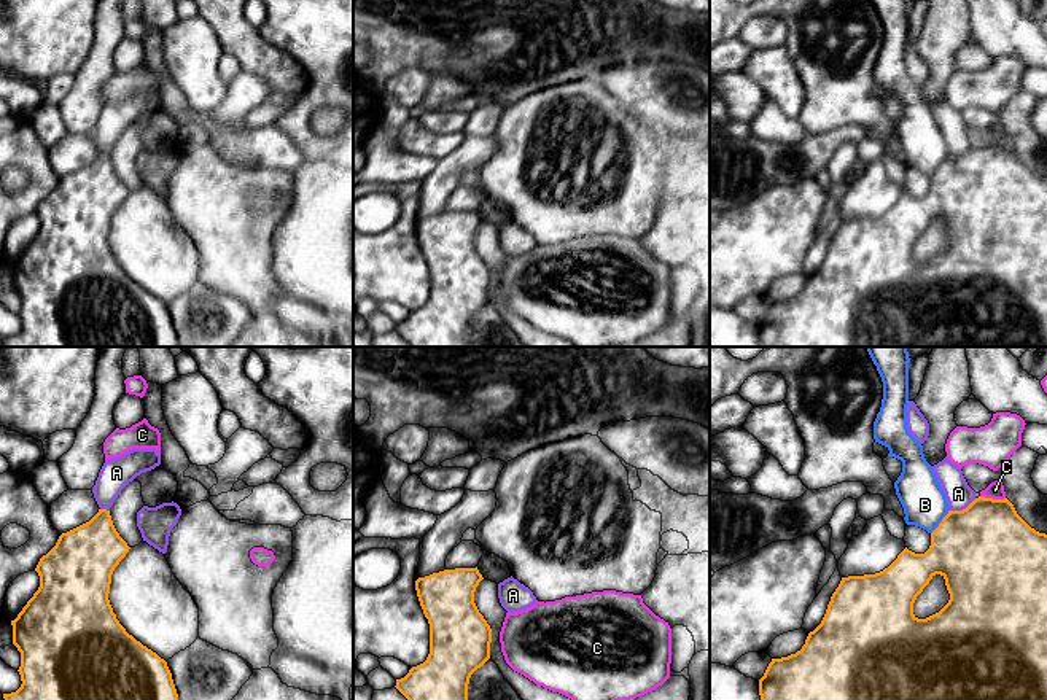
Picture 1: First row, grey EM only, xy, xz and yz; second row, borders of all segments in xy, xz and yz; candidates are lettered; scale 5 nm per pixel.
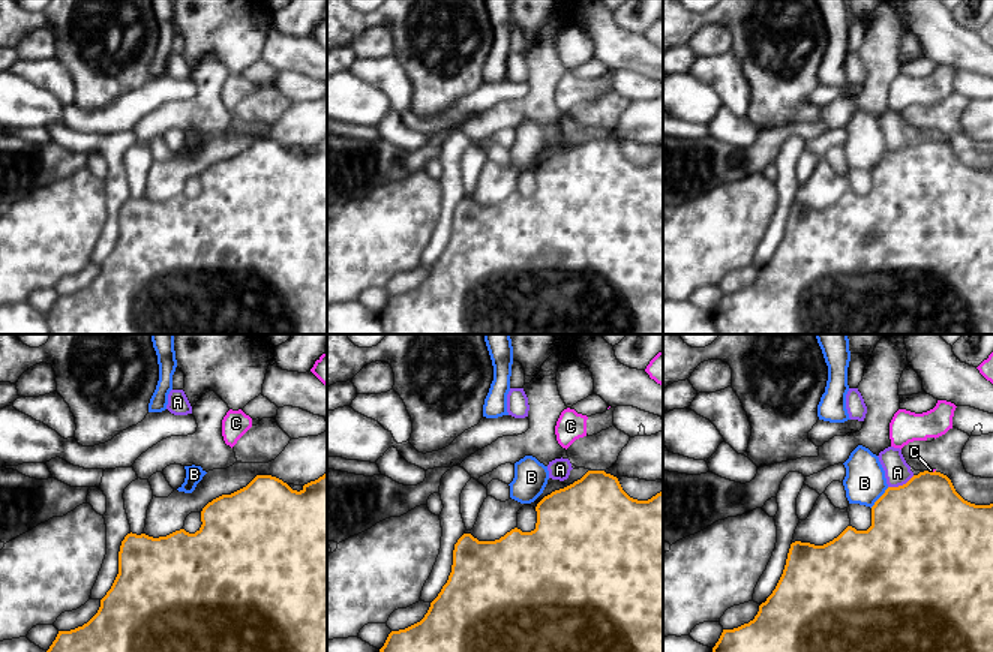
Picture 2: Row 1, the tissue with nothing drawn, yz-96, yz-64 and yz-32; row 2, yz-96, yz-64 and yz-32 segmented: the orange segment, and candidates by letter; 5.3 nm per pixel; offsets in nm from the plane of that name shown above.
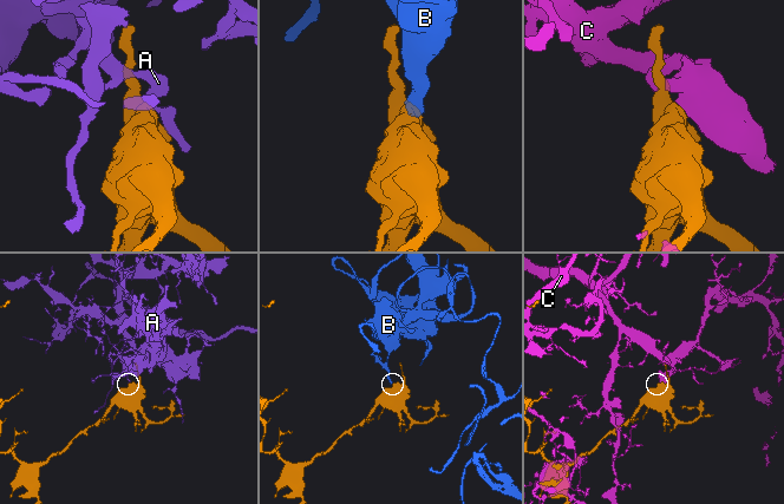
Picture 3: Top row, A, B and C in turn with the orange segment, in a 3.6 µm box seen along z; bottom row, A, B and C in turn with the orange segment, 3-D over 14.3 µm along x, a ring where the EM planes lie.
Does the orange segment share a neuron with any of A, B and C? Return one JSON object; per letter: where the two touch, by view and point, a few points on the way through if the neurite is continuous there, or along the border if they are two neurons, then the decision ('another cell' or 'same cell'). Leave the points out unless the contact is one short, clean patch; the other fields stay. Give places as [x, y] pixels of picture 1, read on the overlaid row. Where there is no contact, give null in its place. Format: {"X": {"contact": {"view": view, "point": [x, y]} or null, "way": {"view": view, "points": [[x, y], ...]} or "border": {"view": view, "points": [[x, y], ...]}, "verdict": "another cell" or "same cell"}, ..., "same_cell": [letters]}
{"A": {"contact": {"view": "yz", "point": [963, 509]}, "border": {"view": "yz", "points": [[976, 498], [965, 508], [950, 511]]}, "verdict": "another cell"}, "B": {"contact": {"view": "yz", "point": [941, 522]}, "border": {"view": "yz", "points": [[949, 509], [931, 533]]}, "verdict": "another cell"}, "C": {"contact": {"view": "yz", "point": [992, 498]}, "verdict": "another cell"}, "same_cell": []}

